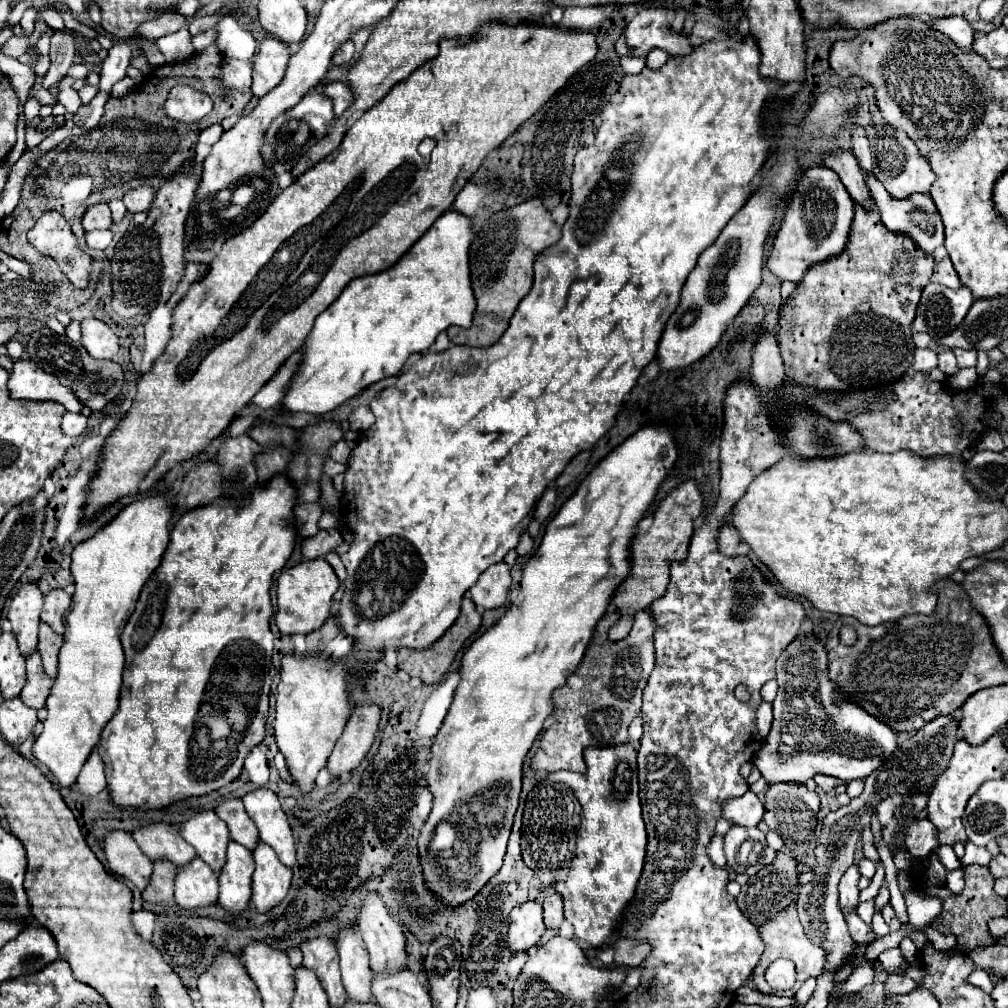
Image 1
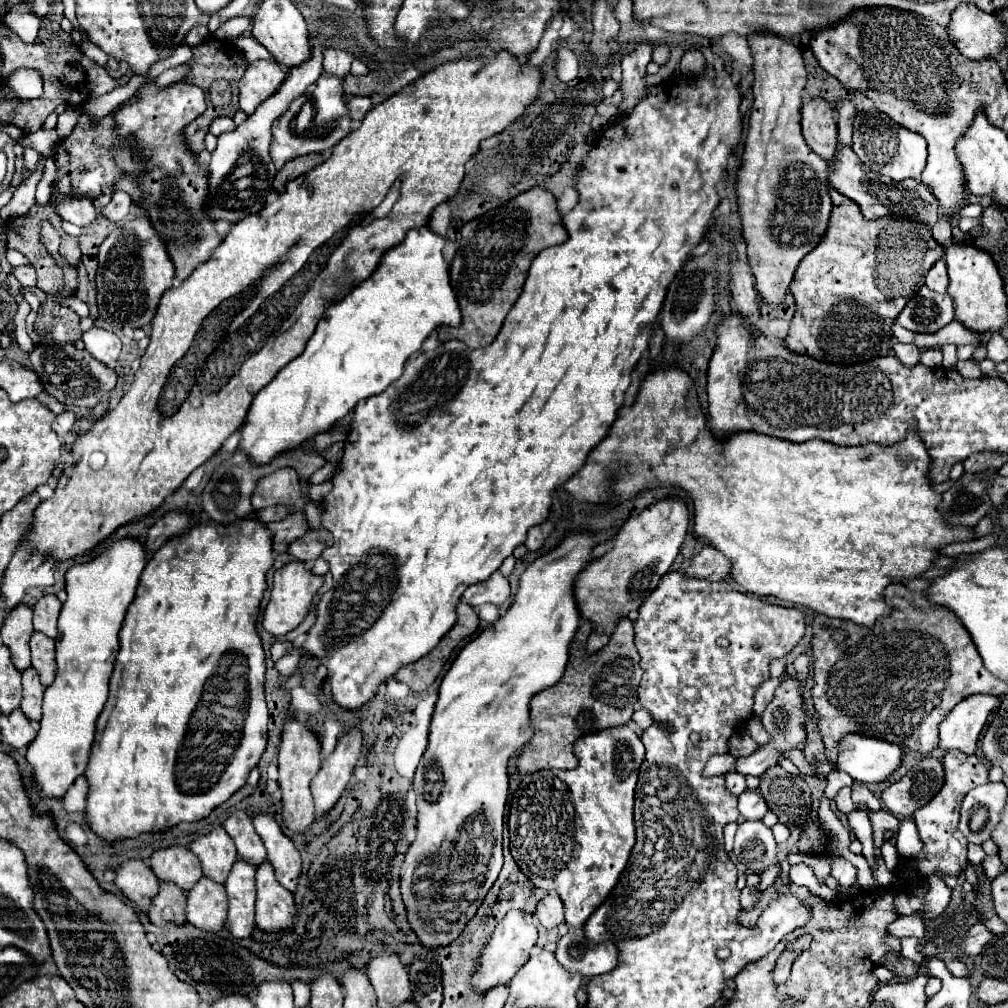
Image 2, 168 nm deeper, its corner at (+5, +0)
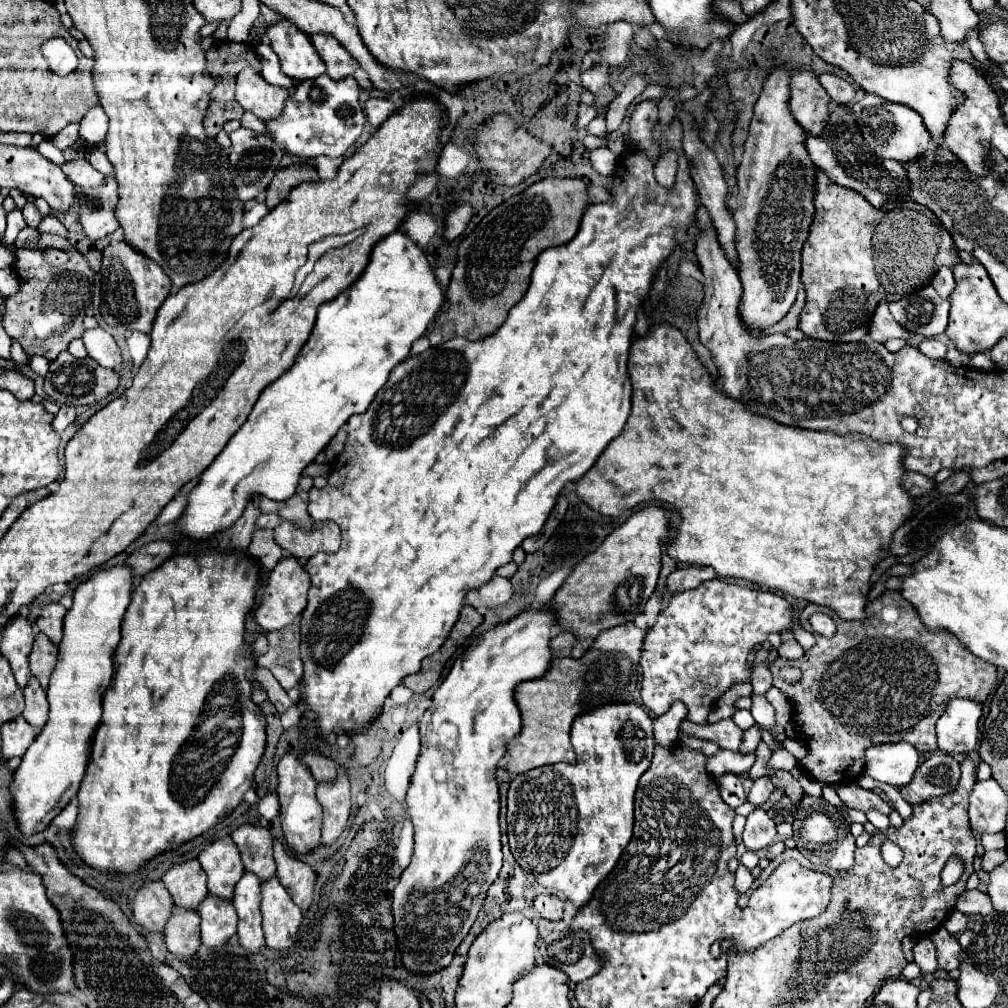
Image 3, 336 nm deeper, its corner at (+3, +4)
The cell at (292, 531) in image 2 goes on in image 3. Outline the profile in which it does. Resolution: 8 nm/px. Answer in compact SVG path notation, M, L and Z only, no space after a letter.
M255 530L247 554L255 558L259 566L267 572L271 572L275 564L283 558L283 550L273 540L273 530Z

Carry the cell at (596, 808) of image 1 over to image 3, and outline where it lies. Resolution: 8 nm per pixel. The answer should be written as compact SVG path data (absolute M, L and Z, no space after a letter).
M613 702L613 704L603 704L597 706L589 712L583 712L577 716L577 720L573 720L571 726L571 744L577 752L577 764L551 764L551 766L541 766L523 774L517 774L511 784L509 784L509 794L507 794L507 826L509 826L509 846L511 852L517 860L517 864L533 874L537 878L537 882L549 890L559 890L565 898L569 898L573 902L575 908L581 908L581 904L589 902L589 896L593 894L593 888L613 870L613 864L617 864L621 852L625 850L625 846L631 840L633 834L633 800L635 800L635 790L639 784L639 778L643 776L643 772L649 768L651 758L653 758L653 748L655 748L655 738L653 738L653 716L647 714L647 710L637 704L637 702Z

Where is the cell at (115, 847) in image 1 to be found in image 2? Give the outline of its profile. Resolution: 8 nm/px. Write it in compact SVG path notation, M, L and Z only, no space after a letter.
M131 858L131 862L123 862L117 866L115 884L143 912L149 910L151 898L159 892L157 876L143 860L137 860L137 858Z

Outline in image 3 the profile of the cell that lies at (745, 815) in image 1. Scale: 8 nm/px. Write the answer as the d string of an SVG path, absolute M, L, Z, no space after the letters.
M767 776L757 778L757 780L753 782L753 786L751 786L749 794L747 794L747 800L749 800L751 804L759 806L759 804L763 804L763 802L767 802L767 800L769 800L769 796L771 796L771 792L773 792L773 790L775 790L775 784L773 784Z

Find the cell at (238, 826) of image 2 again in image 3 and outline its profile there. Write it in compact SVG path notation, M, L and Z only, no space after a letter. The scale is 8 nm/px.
M243 824L231 834L231 838L239 848L245 872L253 872L261 882L275 876L273 836L269 830Z

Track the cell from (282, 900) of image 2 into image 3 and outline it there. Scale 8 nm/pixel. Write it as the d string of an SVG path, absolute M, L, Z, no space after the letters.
M277 878L263 882L261 894L261 914L267 946L271 950L291 948L297 940L297 932L303 920L301 910L297 908L297 904L293 904Z

